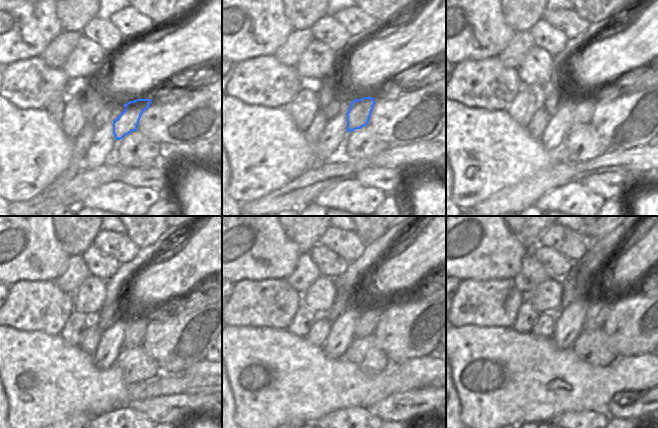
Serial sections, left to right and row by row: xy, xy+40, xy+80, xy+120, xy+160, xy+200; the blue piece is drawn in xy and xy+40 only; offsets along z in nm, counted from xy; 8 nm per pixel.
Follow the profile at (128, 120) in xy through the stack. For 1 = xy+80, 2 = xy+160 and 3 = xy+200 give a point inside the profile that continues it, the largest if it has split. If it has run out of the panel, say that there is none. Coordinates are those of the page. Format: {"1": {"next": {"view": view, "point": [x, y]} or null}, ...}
{"1": {"next": {"view": "xy+80", "point": [584, 108]}}, "2": {"next": {"view": "xy+160", "point": [369, 318]}}, "3": {"next": {"view": "xy+200", "point": [597, 312]}}}

